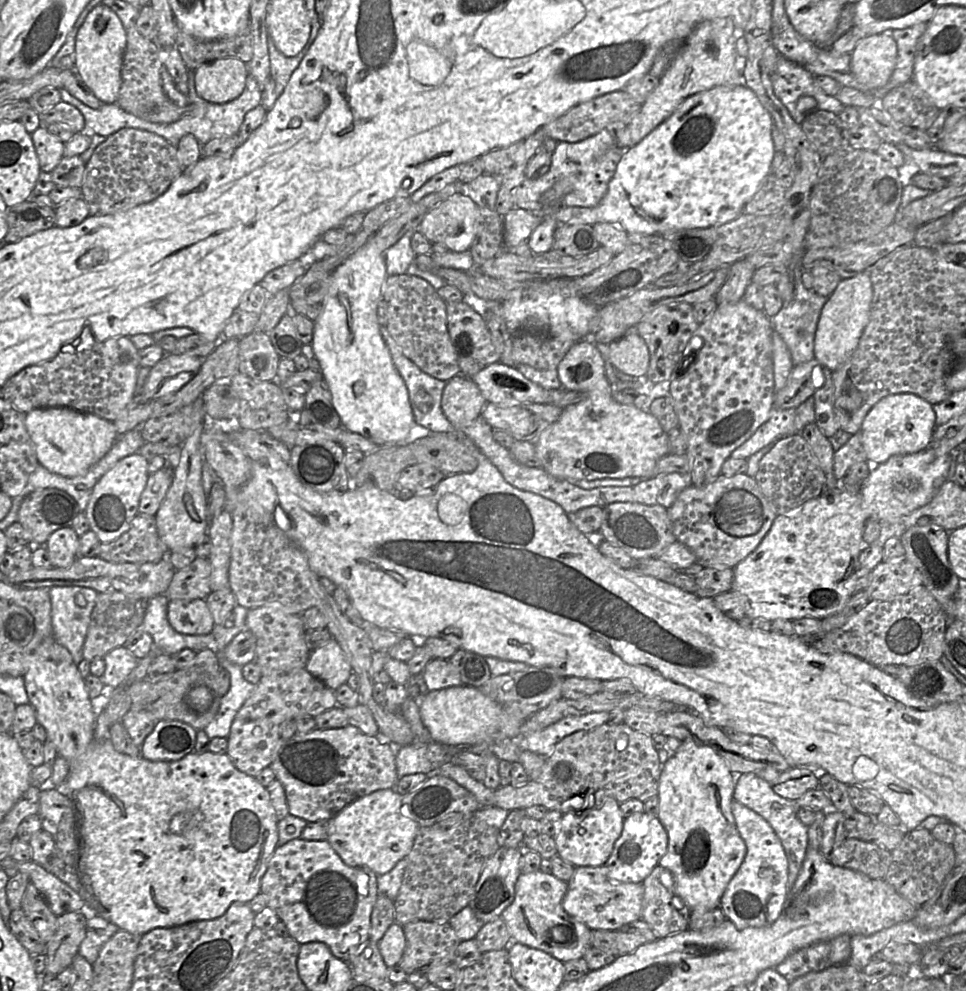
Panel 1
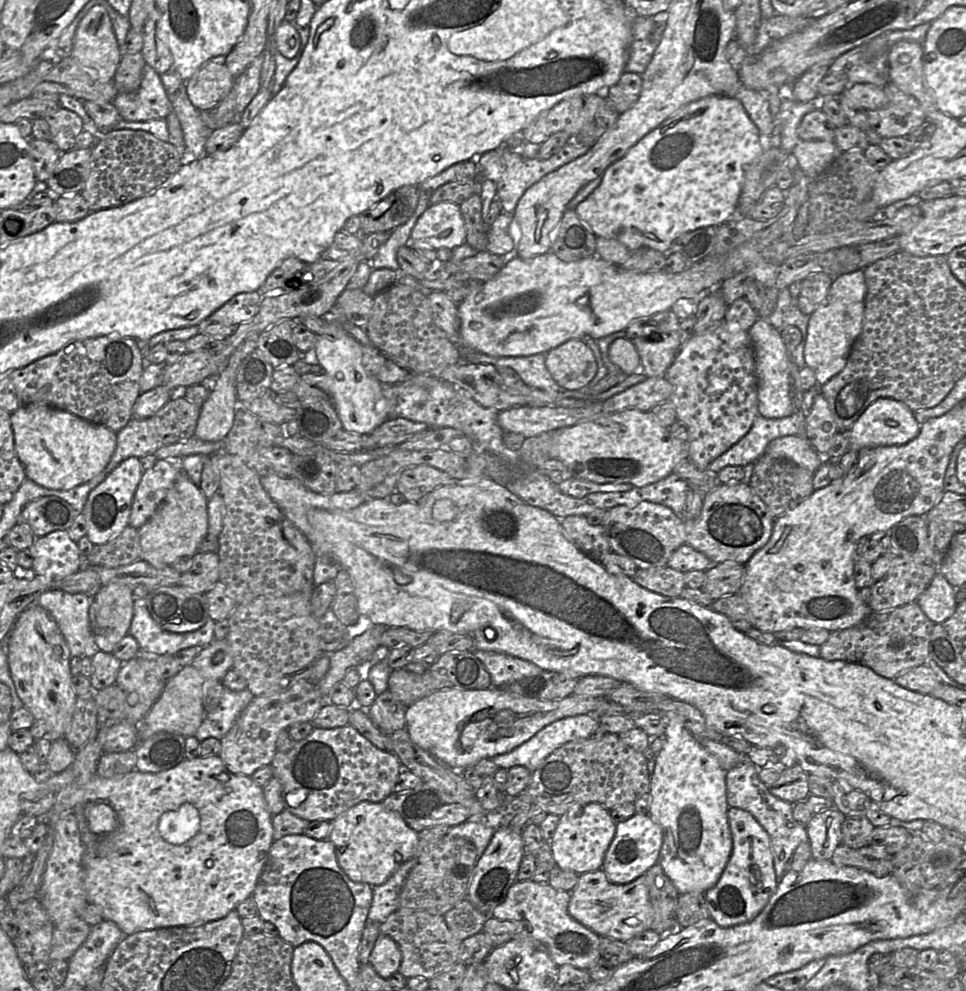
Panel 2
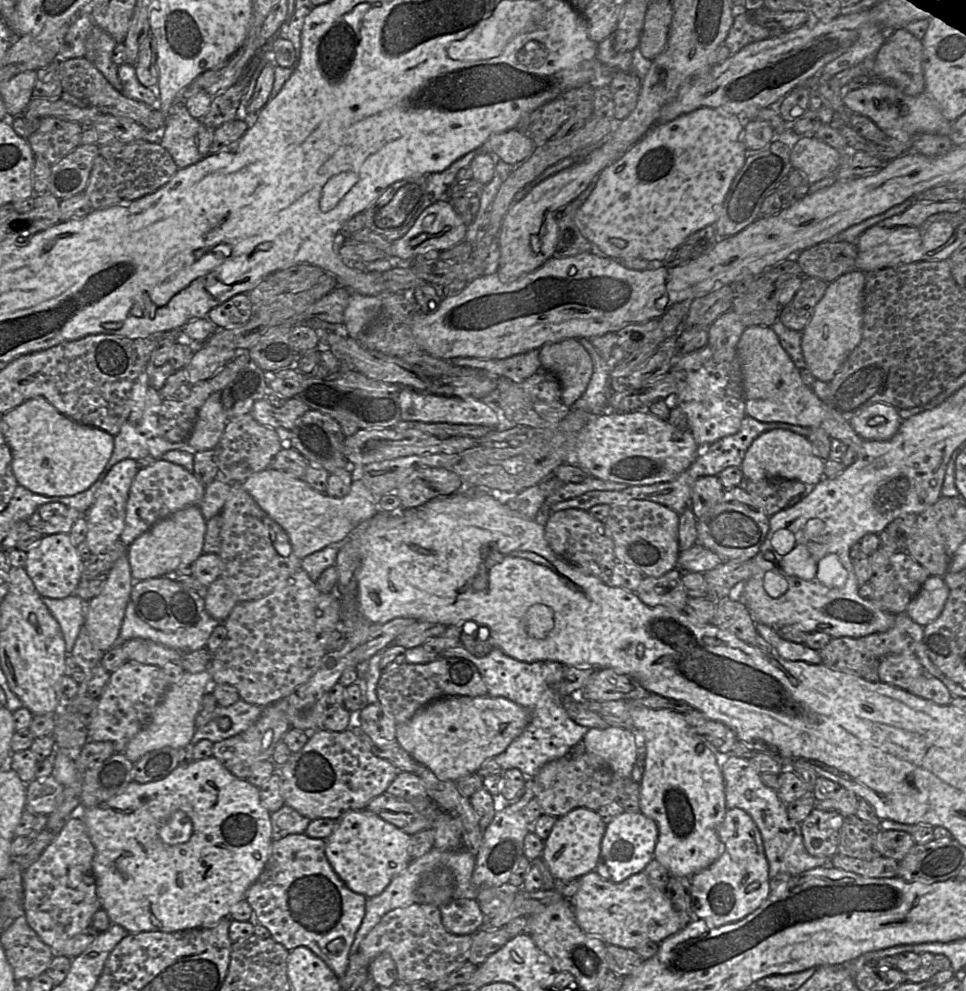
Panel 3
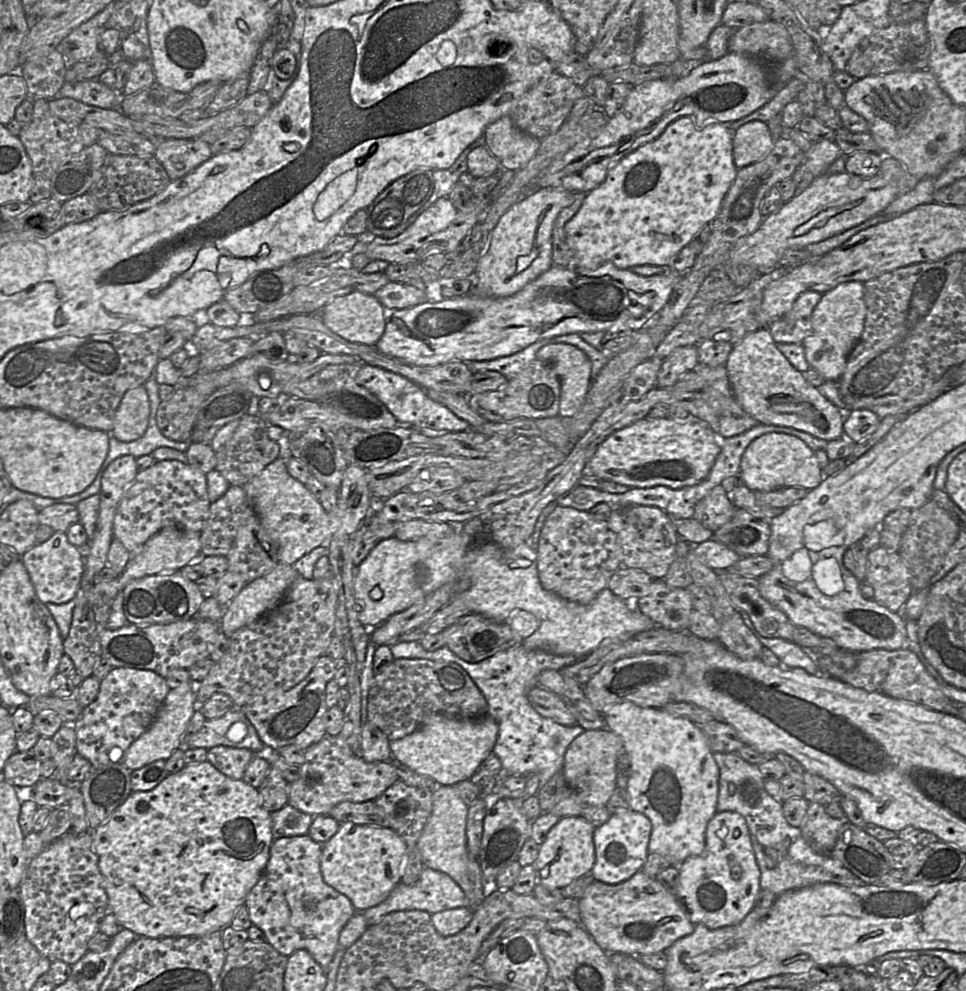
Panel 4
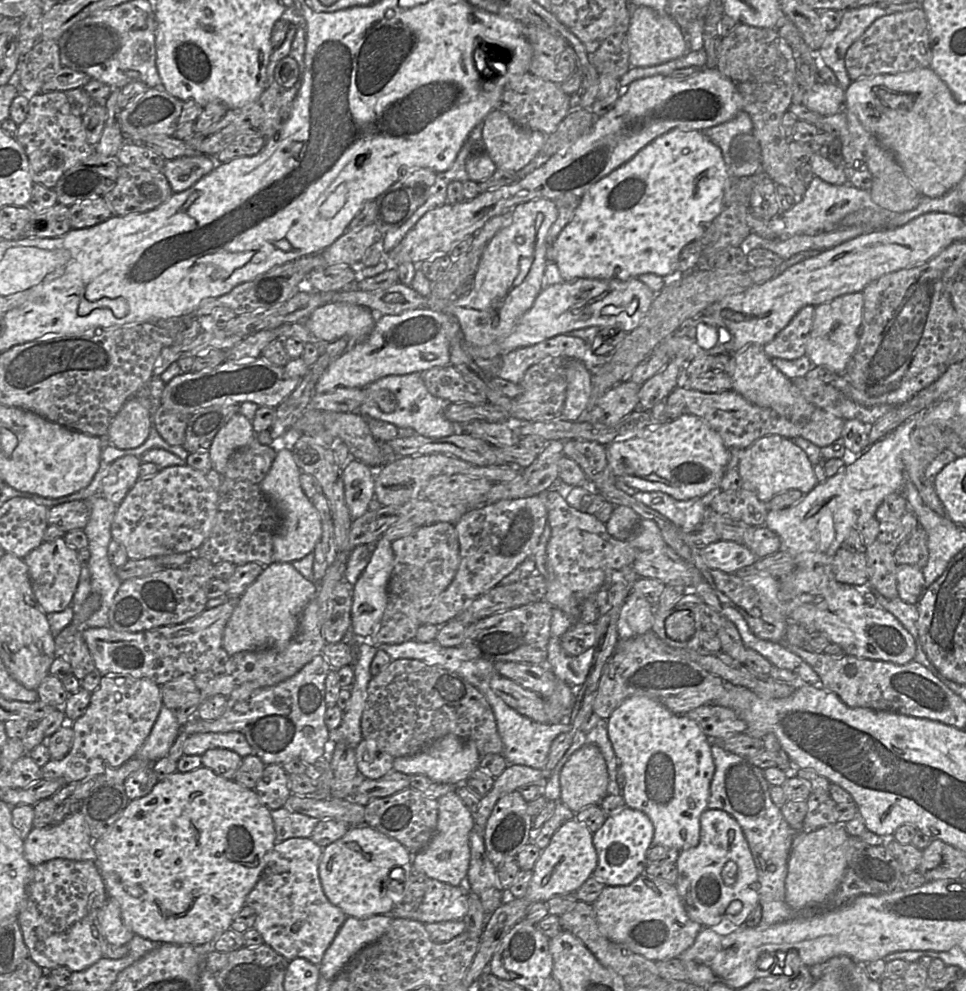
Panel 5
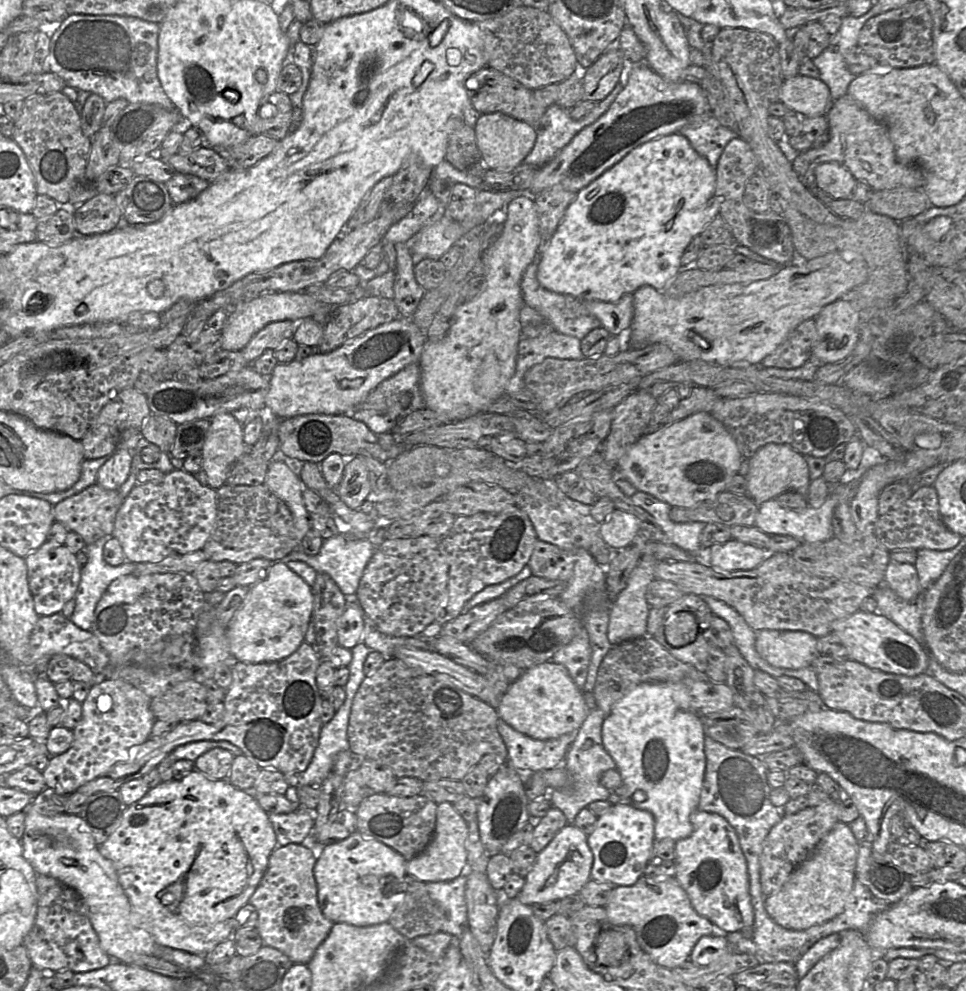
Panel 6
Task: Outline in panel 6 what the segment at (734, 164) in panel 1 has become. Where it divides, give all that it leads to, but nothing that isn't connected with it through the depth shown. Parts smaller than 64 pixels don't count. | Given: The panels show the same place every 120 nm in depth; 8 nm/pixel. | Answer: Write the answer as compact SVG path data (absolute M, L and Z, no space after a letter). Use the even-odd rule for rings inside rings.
M680 133L661 136L636 147L622 160L576 194L575 199L566 209L563 219L541 256L537 268L539 283L547 290L558 294L571 295L582 301L617 302L625 294L634 293L643 285L649 285L662 291L682 268L680 260L685 248L719 214L719 203L715 194L715 187L715 169L694 150L688 139Z

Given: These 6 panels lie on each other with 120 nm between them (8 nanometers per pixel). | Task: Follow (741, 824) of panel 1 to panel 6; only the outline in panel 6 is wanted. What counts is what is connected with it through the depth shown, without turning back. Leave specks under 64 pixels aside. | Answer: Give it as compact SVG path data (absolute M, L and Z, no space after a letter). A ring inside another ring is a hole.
M700 810L691 813L690 821L693 826L691 835L675 841L675 878L686 891L695 911L713 925L727 933L741 932L744 928L752 929L754 910L749 893L747 862L735 829L723 816ZM735 909L739 912L740 920L735 916Z

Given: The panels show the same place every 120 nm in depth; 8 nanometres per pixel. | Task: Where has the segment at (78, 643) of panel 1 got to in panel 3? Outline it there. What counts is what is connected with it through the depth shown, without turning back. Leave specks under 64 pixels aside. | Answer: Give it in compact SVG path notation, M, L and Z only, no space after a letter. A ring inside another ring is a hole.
M74 593L66 598L41 598L53 617L60 625L66 653L71 654L81 627L84 625L88 601Z

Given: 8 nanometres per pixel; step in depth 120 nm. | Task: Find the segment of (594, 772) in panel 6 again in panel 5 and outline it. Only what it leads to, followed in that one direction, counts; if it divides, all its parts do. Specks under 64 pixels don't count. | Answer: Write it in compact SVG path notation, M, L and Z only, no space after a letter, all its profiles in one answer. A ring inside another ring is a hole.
M599 718L595 725L586 733L585 744L596 745L606 762L609 782L607 786L608 795L622 794L617 784L617 756L613 750L607 732L607 721Z

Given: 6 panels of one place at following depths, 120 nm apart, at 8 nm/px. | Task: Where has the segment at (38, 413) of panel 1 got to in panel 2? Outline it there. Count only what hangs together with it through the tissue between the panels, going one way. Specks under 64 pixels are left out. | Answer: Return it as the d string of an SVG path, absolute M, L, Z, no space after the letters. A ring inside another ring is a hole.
M31 403L12 412L11 427L15 451L24 467L26 479L47 489L69 490L86 483L105 469L116 448L117 433L114 431L46 403Z

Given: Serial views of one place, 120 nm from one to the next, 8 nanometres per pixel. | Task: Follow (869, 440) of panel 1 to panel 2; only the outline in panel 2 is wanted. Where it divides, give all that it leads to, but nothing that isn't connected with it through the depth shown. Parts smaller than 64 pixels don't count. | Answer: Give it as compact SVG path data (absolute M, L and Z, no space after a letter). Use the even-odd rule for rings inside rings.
M879 398L859 417L849 431L851 449L903 445L913 440L920 432L921 424L915 419L905 403L891 398Z

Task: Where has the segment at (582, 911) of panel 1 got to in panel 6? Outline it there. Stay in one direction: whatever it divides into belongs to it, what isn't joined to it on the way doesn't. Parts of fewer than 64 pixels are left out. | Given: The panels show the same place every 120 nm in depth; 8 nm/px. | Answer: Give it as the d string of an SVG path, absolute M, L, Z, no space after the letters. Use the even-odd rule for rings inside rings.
M642 875L632 886L616 886L605 909L611 925L630 926L643 951L655 963L668 969L689 960L693 947L702 936L727 935L695 911L689 896L675 877L649 878Z

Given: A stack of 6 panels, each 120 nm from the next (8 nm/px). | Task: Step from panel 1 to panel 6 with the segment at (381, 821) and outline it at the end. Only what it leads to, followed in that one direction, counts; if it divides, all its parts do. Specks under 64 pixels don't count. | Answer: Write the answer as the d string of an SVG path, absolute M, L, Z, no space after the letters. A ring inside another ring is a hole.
M355 831L346 839L318 850L314 877L319 907L323 915L334 923L371 926L388 922L395 908L403 901L405 891L388 896L385 888L394 883L397 890L403 883L398 883L398 879L404 879L406 875L406 860L400 853Z

